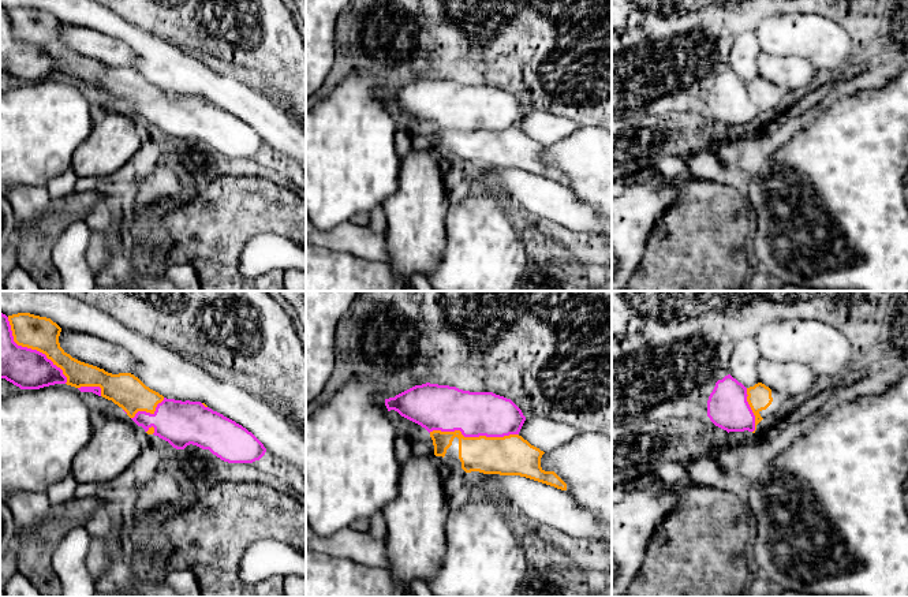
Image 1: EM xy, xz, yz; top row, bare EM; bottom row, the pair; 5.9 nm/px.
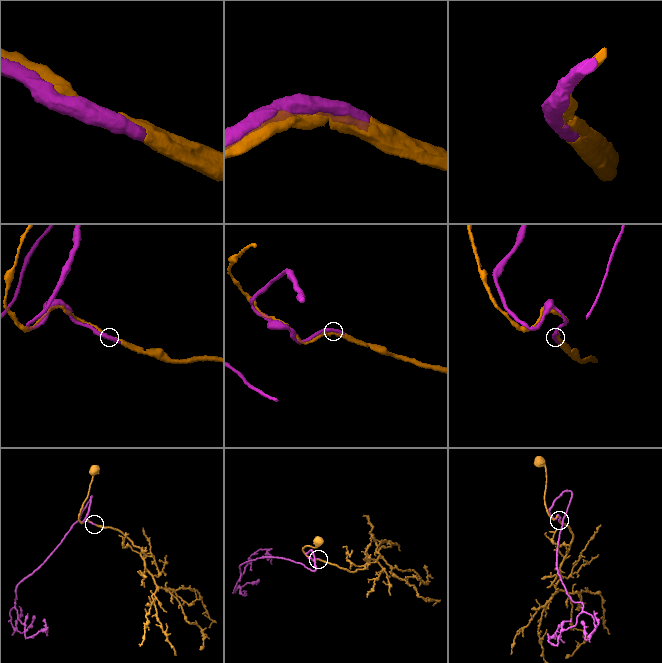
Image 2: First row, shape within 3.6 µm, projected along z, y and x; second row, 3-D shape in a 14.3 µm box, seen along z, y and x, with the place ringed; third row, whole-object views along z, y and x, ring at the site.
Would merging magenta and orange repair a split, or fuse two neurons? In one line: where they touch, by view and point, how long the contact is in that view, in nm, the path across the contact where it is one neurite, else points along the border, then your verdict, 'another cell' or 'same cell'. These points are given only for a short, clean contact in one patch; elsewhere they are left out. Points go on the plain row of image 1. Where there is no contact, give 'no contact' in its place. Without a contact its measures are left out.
contact xz (474, 130); length 550 nm; same cell

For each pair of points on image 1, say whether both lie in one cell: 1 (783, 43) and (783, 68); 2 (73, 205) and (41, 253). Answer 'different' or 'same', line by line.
1: different
2: same

